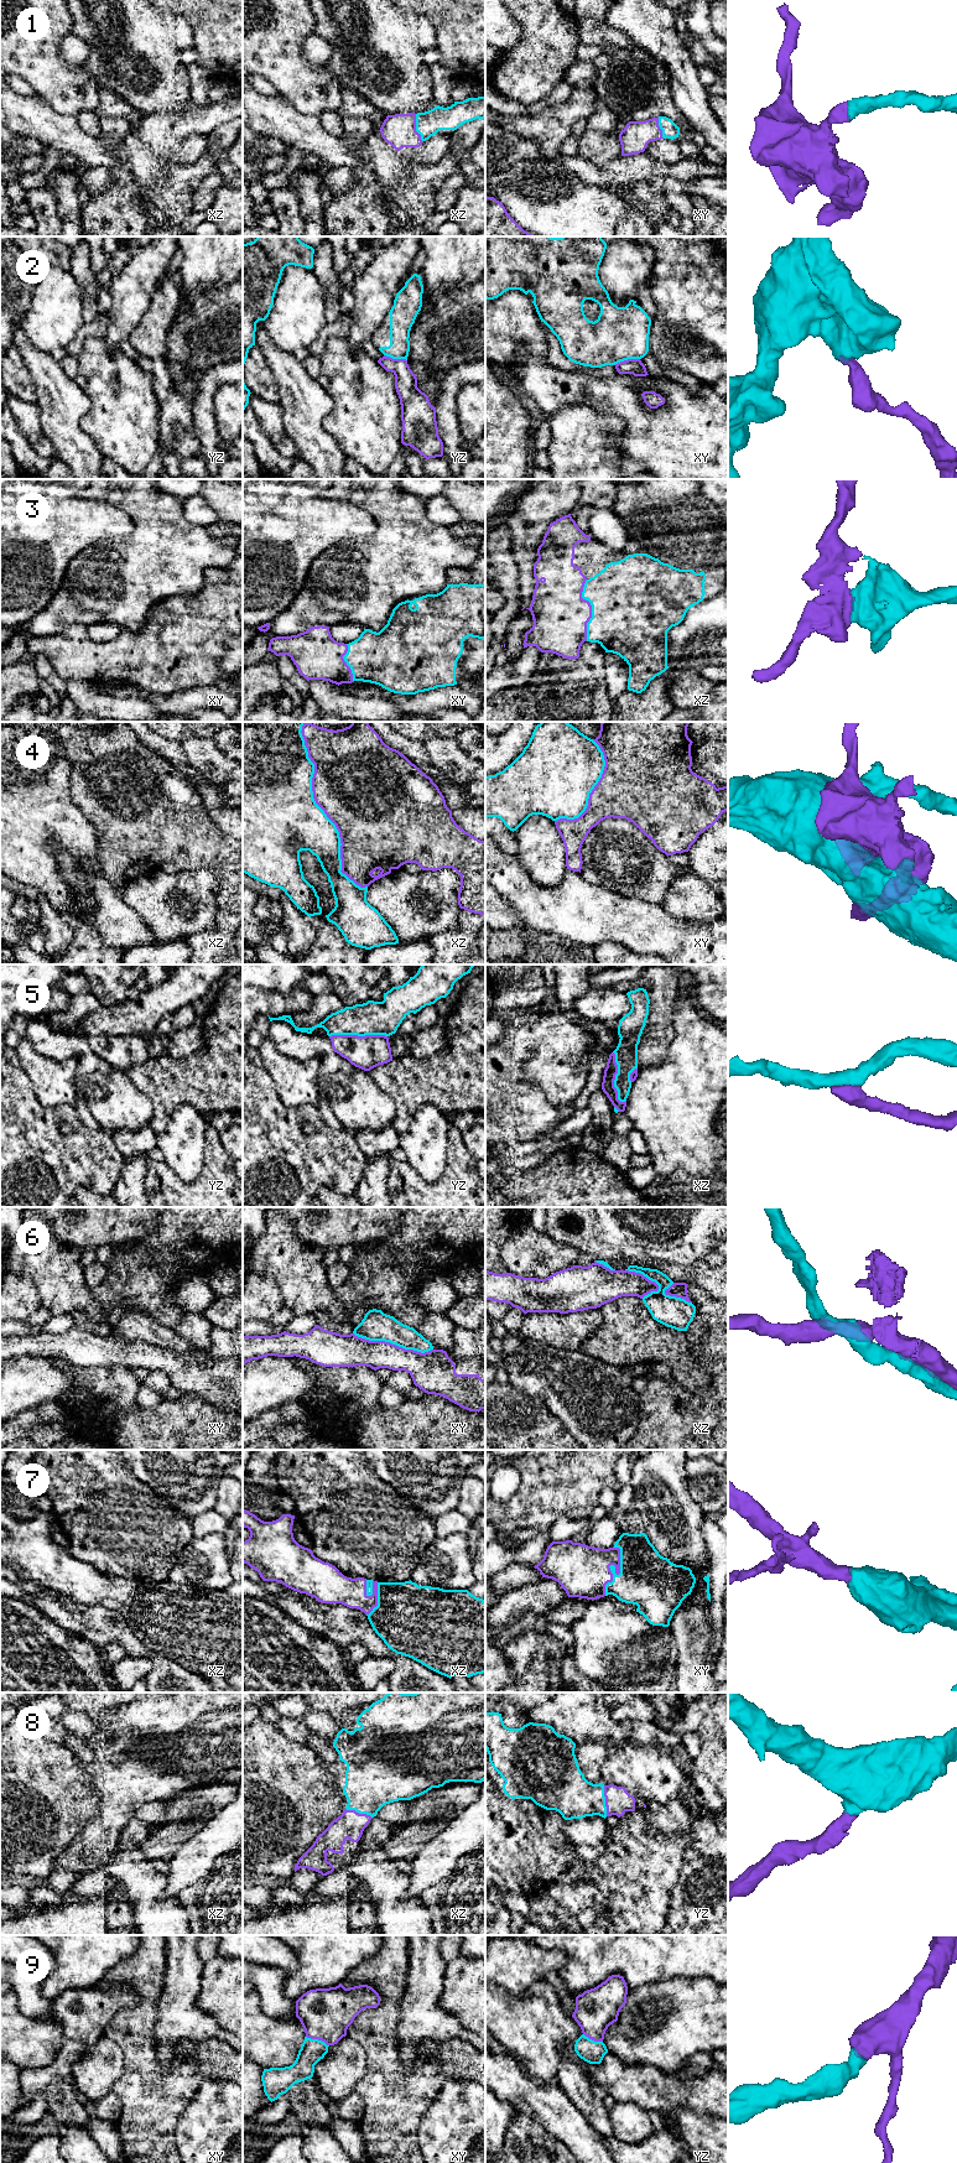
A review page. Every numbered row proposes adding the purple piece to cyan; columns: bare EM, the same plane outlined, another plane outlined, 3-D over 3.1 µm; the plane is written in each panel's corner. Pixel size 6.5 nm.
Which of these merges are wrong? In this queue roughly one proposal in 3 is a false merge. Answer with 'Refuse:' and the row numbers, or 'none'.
Refuse: 2, 4, 5, 6

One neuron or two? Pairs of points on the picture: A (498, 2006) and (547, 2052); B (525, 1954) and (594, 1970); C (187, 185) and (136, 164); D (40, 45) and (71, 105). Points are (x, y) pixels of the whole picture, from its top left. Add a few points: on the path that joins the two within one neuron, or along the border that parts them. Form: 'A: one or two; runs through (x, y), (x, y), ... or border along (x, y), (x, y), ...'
A: one; runs through (510, 2018), (518, 2022), (535, 2039)
B: two; border along (542, 1948), (561, 1950), (566, 1955), (567, 1963)
C: one; runs through (175, 182), (160, 182), (149, 171)
D: one; runs through (40, 60), (42, 67), (66, 91)

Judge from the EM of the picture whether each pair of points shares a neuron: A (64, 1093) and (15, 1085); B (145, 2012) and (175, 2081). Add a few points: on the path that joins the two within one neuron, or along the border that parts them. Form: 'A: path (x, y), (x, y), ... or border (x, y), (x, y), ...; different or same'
A: border (20, 1062), (36, 1098), (43, 1106), (56, 1107); different
B: path (142, 2032), (145, 2064), (155, 2074); same

